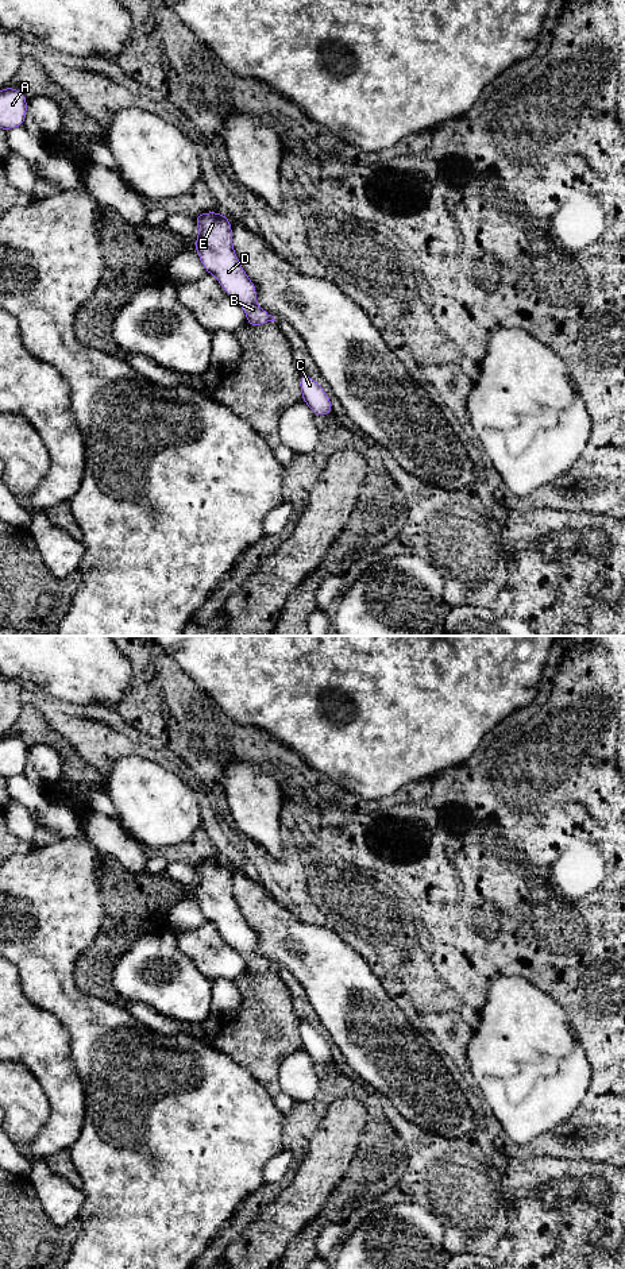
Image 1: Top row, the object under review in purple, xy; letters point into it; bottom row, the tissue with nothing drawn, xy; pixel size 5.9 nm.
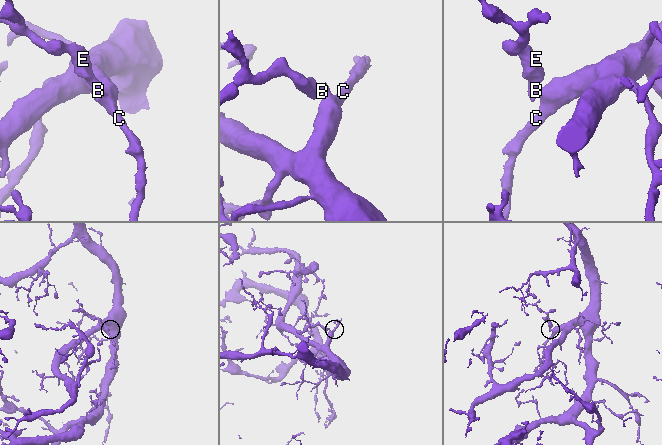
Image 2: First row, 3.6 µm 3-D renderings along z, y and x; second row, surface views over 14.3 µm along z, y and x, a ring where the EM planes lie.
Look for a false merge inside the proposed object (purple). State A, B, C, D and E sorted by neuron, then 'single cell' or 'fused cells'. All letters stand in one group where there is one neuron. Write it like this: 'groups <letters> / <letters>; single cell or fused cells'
groups A B C D E; single cell

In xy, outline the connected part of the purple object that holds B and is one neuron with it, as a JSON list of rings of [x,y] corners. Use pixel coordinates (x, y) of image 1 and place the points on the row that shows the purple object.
[[[219,212],[194,216],[198,236],[194,247],[207,273],[239,302],[247,316],[247,325],[258,327],[275,319],[256,305],[256,286],[243,270],[232,243],[232,224]]]

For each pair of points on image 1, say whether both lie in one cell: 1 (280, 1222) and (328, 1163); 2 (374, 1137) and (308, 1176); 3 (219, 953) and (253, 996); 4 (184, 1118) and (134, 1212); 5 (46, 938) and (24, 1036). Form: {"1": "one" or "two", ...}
{"1": "one", "2": "two", "3": "two", "4": "one", "5": "two"}

